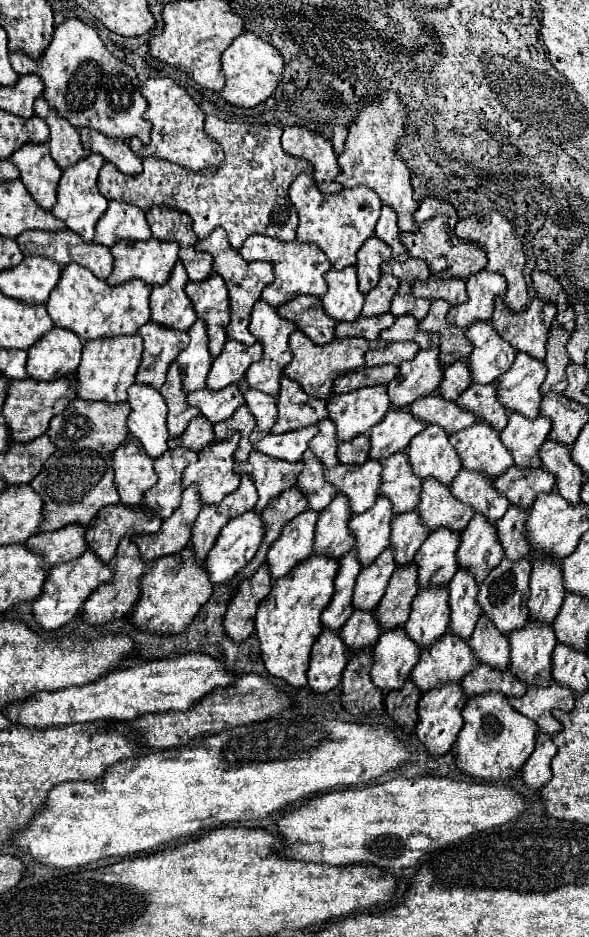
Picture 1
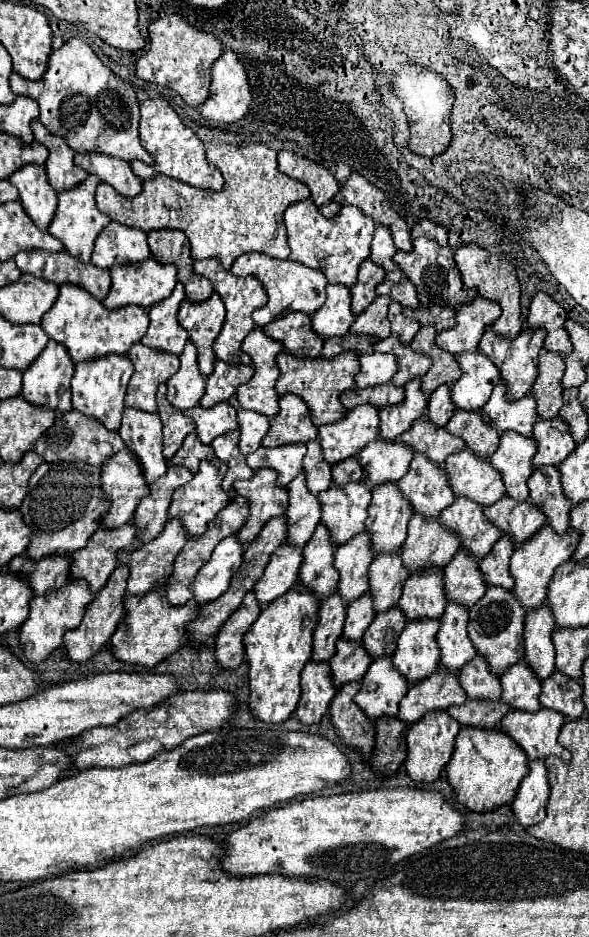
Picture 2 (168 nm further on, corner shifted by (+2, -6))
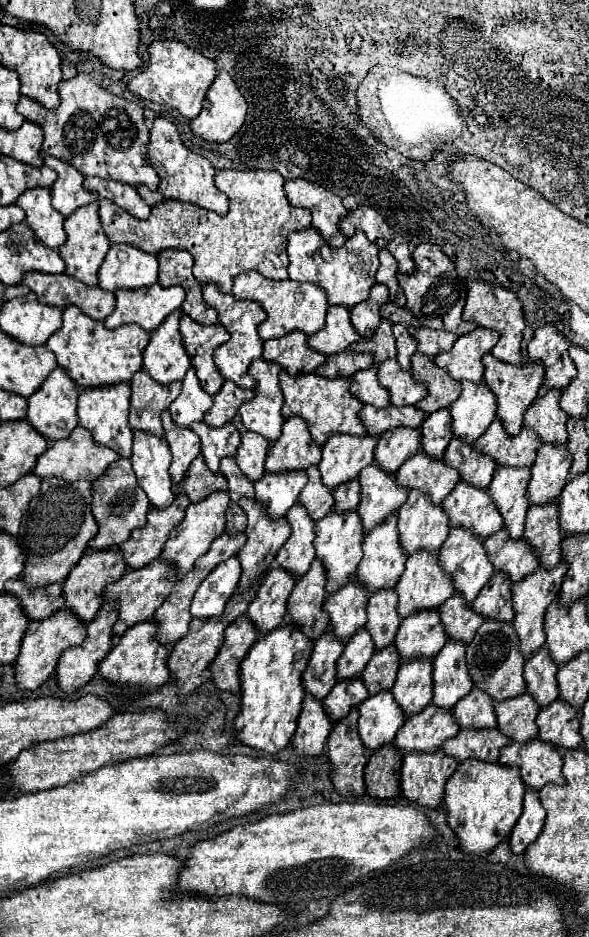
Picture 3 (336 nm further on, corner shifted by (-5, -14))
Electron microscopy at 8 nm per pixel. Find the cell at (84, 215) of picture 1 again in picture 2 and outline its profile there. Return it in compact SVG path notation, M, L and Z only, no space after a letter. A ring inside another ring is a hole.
M88 176L84 184L68 190L68 192L62 192L58 194L58 208L56 208L56 216L48 228L48 232L58 238L62 244L64 244L64 250L68 254L72 254L76 260L80 262L90 262L90 254L94 250L94 240L98 238L98 234L102 232L102 228L110 222L110 218L106 218L106 214L102 214L98 208L96 208L96 202L94 202L94 192L96 192L96 186L98 186L98 178Z

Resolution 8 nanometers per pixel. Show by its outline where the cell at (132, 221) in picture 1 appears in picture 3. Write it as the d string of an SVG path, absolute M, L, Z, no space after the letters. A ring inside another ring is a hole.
M111 244L101 268L99 286L105 290L133 290L157 282L157 256L129 244Z

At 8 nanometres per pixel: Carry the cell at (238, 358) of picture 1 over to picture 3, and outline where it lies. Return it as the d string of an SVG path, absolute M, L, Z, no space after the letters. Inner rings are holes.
M225 380L221 390L215 394L213 398L213 406L211 410L205 414L205 422L209 426L223 426L225 422L233 420L233 416L237 414L239 406L247 400L251 400L255 396L255 390L249 388L239 388L235 382Z

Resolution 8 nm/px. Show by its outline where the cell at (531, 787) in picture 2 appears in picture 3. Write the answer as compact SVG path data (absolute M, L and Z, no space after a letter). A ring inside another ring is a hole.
M527 790L525 792L525 804L523 804L523 814L517 820L509 840L511 848L515 854L523 854L525 848L537 838L545 822L545 808L541 806L539 800L539 790Z

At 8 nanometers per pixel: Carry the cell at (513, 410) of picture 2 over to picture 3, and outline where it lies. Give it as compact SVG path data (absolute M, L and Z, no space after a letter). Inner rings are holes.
M495 418L485 434L473 442L473 448L479 452L485 452L497 460L497 464L503 466L531 466L537 456L537 448L541 444L541 438L533 434L533 430L521 428L519 434L511 436L507 434L505 426L499 418Z

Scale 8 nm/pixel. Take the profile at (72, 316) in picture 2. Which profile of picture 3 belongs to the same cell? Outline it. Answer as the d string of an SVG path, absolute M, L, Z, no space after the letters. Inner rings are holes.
M65 306L63 326L47 340L49 350L55 352L57 364L77 382L77 386L103 386L129 382L131 376L143 368L143 350L149 344L149 334L139 326L121 326L117 330L105 328L103 322L93 322L81 314L77 306Z

